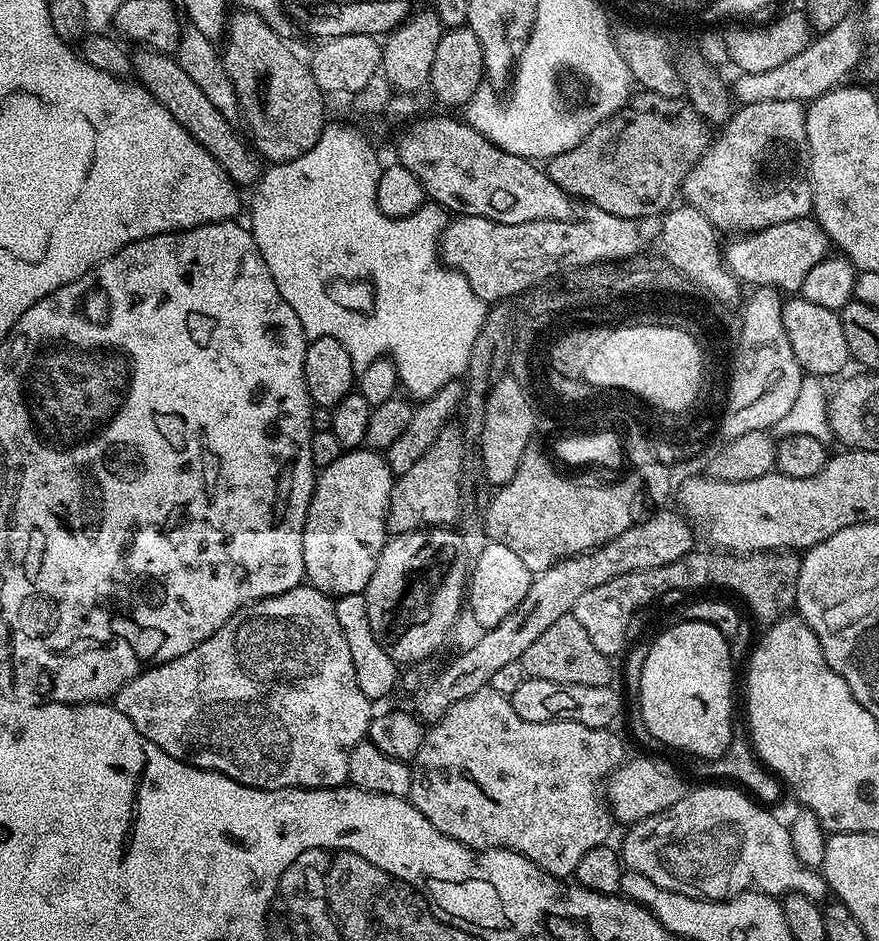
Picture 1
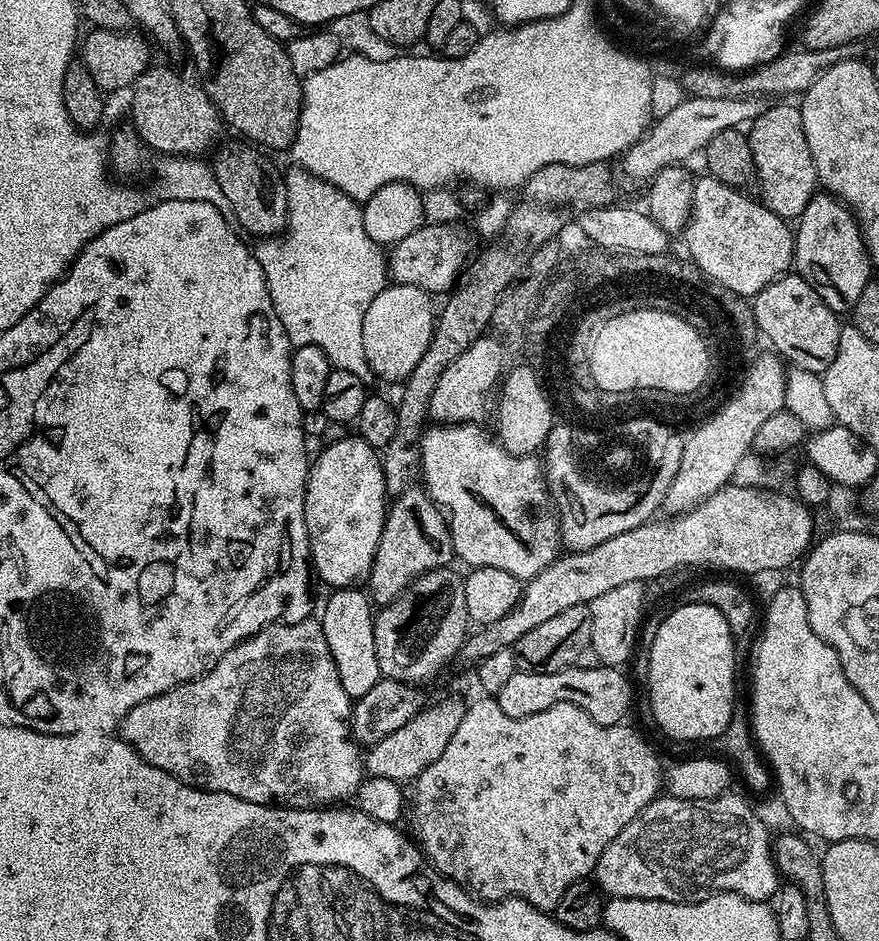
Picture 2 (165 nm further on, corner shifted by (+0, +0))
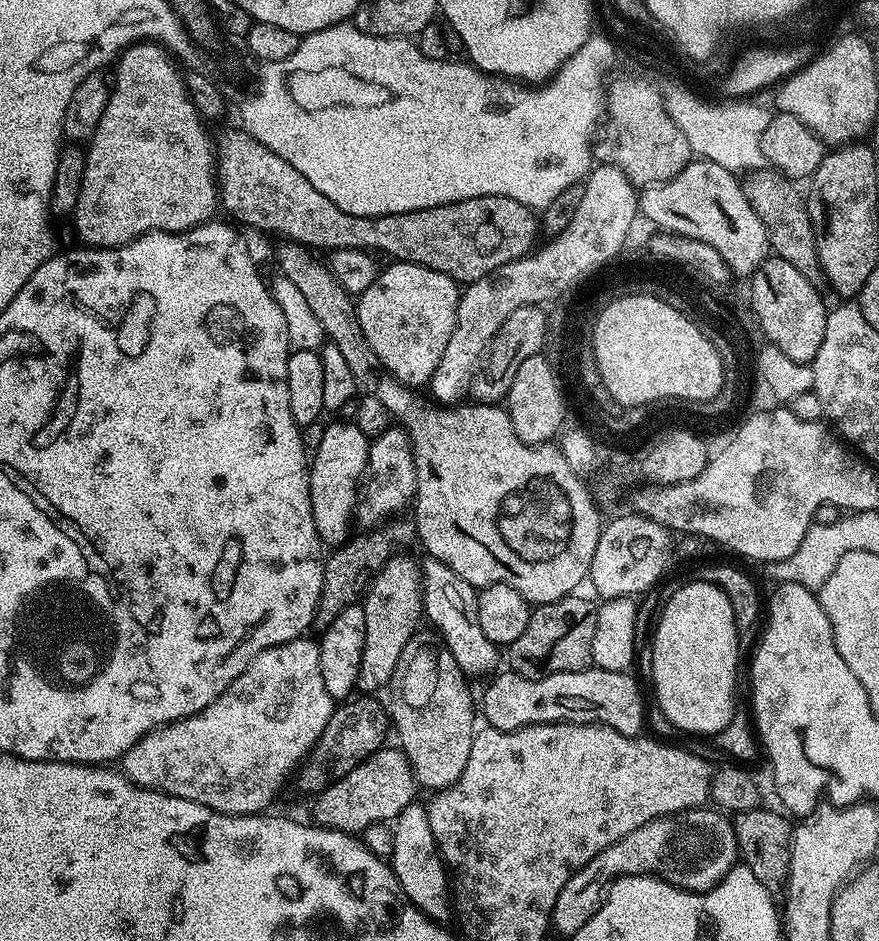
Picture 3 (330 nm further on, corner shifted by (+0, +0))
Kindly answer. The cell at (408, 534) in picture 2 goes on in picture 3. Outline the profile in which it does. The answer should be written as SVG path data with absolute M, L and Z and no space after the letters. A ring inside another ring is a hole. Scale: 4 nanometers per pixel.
M404 555L391 556L384 563L362 600L366 614L366 642L362 646L356 686L364 694L376 694L379 688L387 689L391 685L394 666L398 666L398 658L402 656L406 642L421 627L420 620L424 616L422 568L414 557Z

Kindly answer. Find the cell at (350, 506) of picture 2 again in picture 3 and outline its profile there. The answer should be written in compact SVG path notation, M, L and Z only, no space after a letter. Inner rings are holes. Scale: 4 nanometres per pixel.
M339 422L340 424L328 424L322 434L322 446L318 446L311 453L310 467L308 470L308 485L310 486L310 502L314 514L314 526L318 530L321 541L325 545L339 546L349 539L348 523L358 508L358 489L366 476L368 466L369 437L358 430L354 422Z

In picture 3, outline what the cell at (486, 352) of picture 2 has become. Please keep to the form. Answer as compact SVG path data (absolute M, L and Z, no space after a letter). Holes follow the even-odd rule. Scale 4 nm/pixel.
M522 306L522 310L514 310L506 322L498 330L498 334L492 339L486 353L486 363L479 374L473 375L470 392L479 403L499 405L505 399L514 382L514 374L518 374L518 366L526 362L526 358L541 355L545 347L548 316L545 309L540 306Z

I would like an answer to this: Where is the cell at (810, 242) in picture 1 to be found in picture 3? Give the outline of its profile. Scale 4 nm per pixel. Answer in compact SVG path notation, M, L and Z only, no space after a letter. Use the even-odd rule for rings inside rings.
M703 158L693 159L687 166L676 175L673 180L666 184L653 184L643 189L644 193L638 196L638 212L644 216L649 225L668 232L677 232L680 236L698 238L706 242L706 246L714 246L718 254L722 256L722 262L726 262L729 273L733 277L751 277L753 272L758 270L761 262L768 259L770 249L768 246L768 231L766 226L754 214L754 206L746 202L743 183L738 179L737 173L726 170L714 162Z

